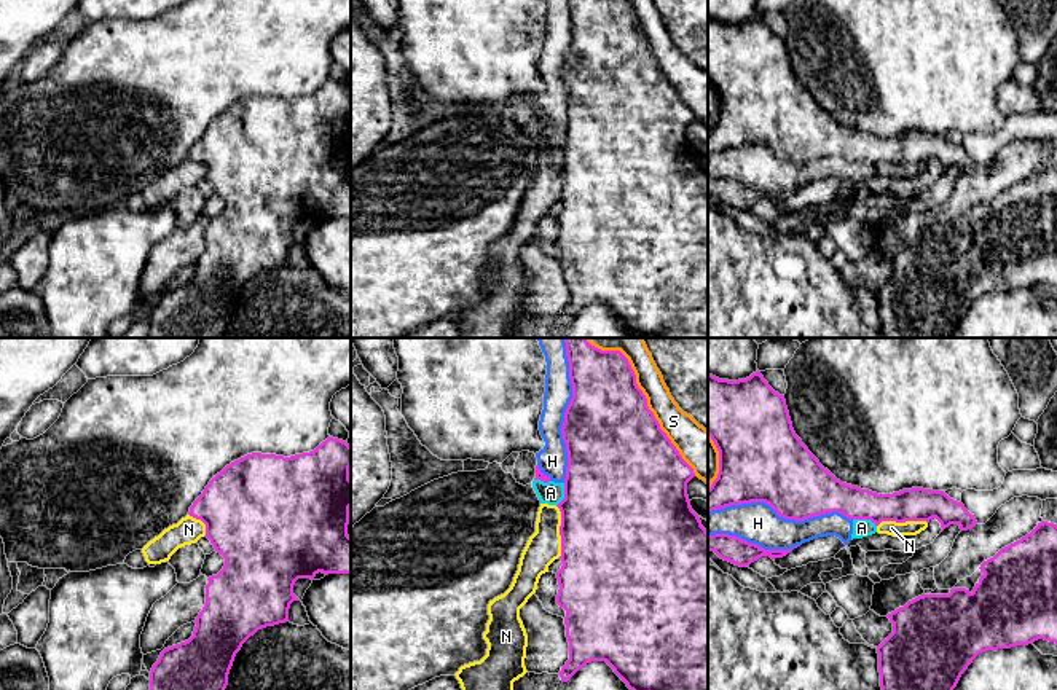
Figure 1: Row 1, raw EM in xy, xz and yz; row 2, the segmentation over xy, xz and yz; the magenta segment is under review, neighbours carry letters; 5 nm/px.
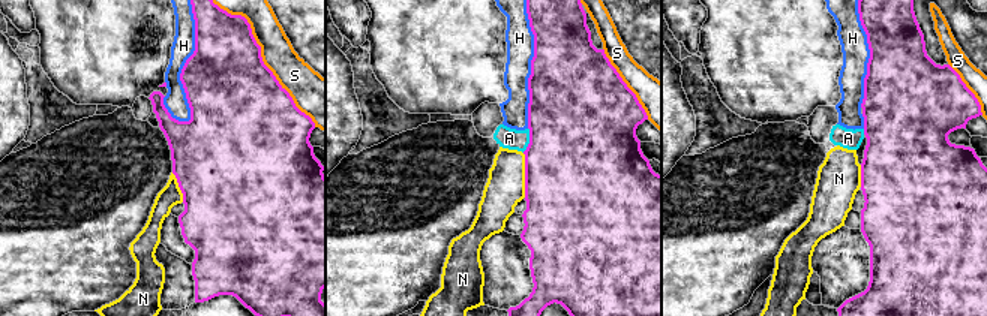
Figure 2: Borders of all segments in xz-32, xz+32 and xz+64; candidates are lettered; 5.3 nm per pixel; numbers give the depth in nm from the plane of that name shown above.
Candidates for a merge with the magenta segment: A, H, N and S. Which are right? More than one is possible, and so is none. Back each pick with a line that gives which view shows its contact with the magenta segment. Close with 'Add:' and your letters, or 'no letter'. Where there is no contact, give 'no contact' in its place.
Add: no letter

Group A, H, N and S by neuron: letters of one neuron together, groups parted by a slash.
A H N / S

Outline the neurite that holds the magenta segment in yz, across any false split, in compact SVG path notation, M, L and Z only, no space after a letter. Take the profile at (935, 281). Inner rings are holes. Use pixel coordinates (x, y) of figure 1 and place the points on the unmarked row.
M1047 164L1038 166L1030 177L1001 191L993 201L984 204L979 212L982 218L973 234L966 231L953 231L949 237L923 237L886 258L893 266L893 276L877 290L880 330L883 338L952 338L961 317L982 295L1028 288L1038 282L1057 287L1057 167Z

